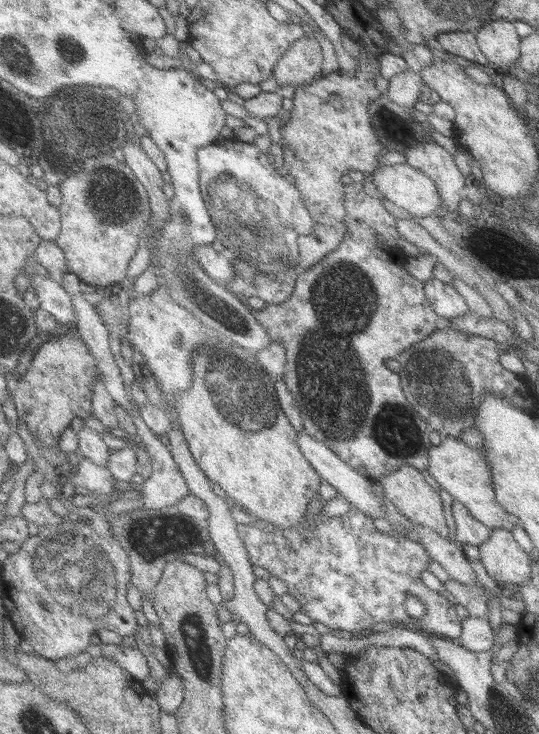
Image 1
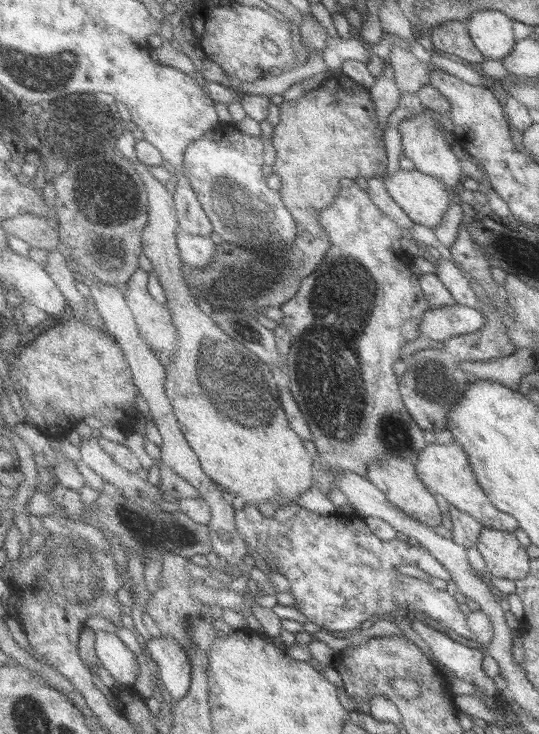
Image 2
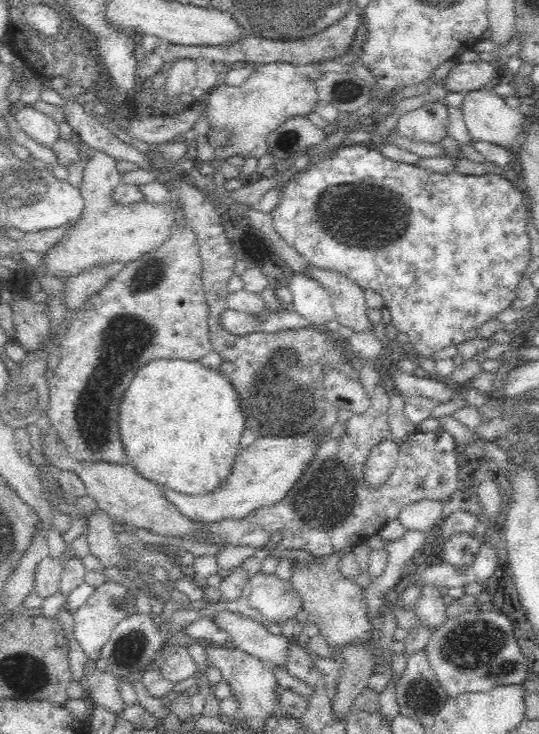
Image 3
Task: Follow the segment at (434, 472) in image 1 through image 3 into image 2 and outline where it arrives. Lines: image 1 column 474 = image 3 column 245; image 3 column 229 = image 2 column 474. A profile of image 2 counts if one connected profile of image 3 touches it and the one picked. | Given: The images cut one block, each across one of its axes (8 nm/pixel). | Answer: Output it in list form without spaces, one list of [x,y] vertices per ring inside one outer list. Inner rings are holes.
[[[443,442],[443,444],[429,444],[419,458],[415,460],[419,478],[423,480],[423,484],[439,498],[439,500],[447,500],[449,504],[453,504],[453,508],[459,508],[461,512],[471,514],[473,518],[477,518],[485,528],[491,530],[499,530],[499,532],[511,532],[515,534],[519,530],[519,520],[515,520],[511,514],[499,510],[487,496],[487,492],[483,490],[479,478],[475,476],[475,470],[471,468],[471,460],[467,456],[467,452],[463,450],[461,444],[457,442]]]

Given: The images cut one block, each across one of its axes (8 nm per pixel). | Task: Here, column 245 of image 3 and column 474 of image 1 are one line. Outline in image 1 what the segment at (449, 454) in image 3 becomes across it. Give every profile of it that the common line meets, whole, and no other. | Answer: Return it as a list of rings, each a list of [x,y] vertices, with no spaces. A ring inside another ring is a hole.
[[[455,502],[453,504],[453,514],[455,514],[455,520],[457,520],[457,528],[455,528],[455,540],[461,542],[463,546],[469,544],[469,546],[483,546],[489,538],[491,538],[491,532],[493,528],[489,528],[487,524],[479,522],[465,504],[461,502]]]

